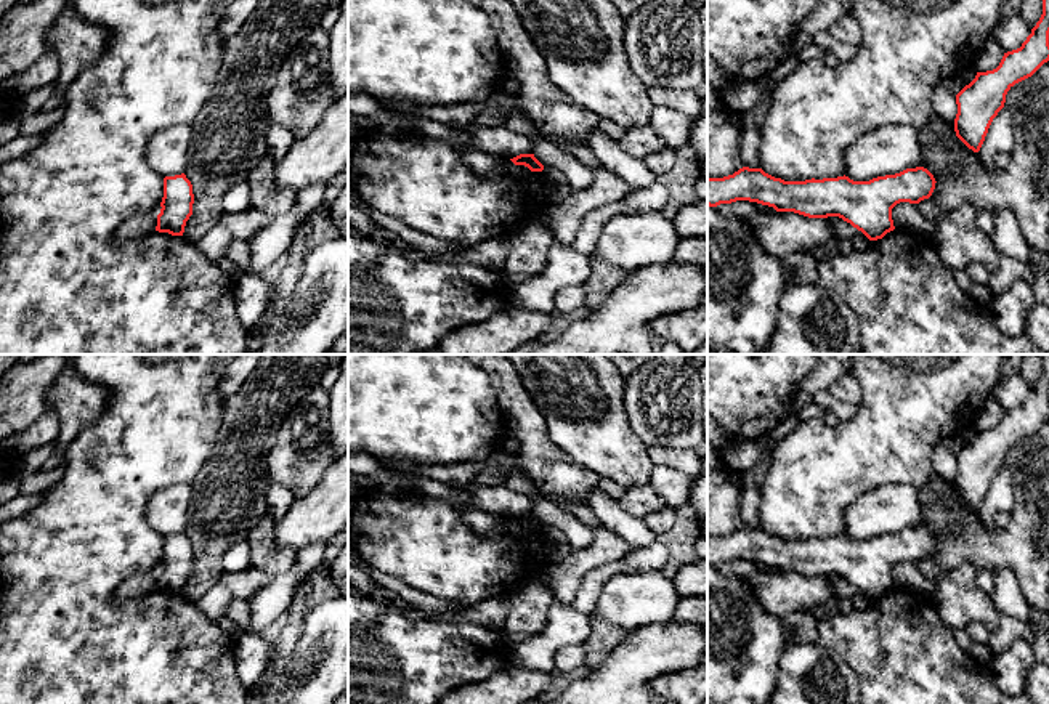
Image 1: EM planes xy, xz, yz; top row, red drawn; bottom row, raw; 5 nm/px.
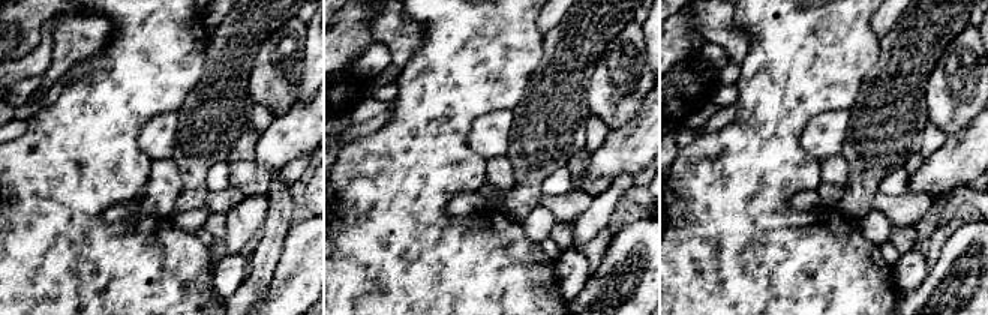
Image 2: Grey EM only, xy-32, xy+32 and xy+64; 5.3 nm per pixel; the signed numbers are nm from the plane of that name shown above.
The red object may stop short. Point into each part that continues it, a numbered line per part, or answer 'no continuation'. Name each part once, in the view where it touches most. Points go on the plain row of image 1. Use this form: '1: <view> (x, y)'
no continuation

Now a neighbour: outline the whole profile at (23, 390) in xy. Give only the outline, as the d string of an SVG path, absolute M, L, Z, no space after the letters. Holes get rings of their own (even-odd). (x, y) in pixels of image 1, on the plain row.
M42 354L32 362L16 362L0 380L0 439L21 433L47 409L47 391L56 378L72 367L66 354Z

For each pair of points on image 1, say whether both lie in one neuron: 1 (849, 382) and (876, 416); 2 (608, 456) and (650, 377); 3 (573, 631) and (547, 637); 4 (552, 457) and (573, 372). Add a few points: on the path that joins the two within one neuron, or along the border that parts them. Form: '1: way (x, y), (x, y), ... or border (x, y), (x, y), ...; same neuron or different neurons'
1: border (850, 371), (862, 392), (862, 401), (857, 406); different neurons
2: border (624, 380), (626, 416), (631, 428), (647, 448); different neurons
3: way (567, 631), (558, 631), (554, 635); same neuron
4: border (538, 409), (546, 422), (547, 436), (584, 467); different neurons

